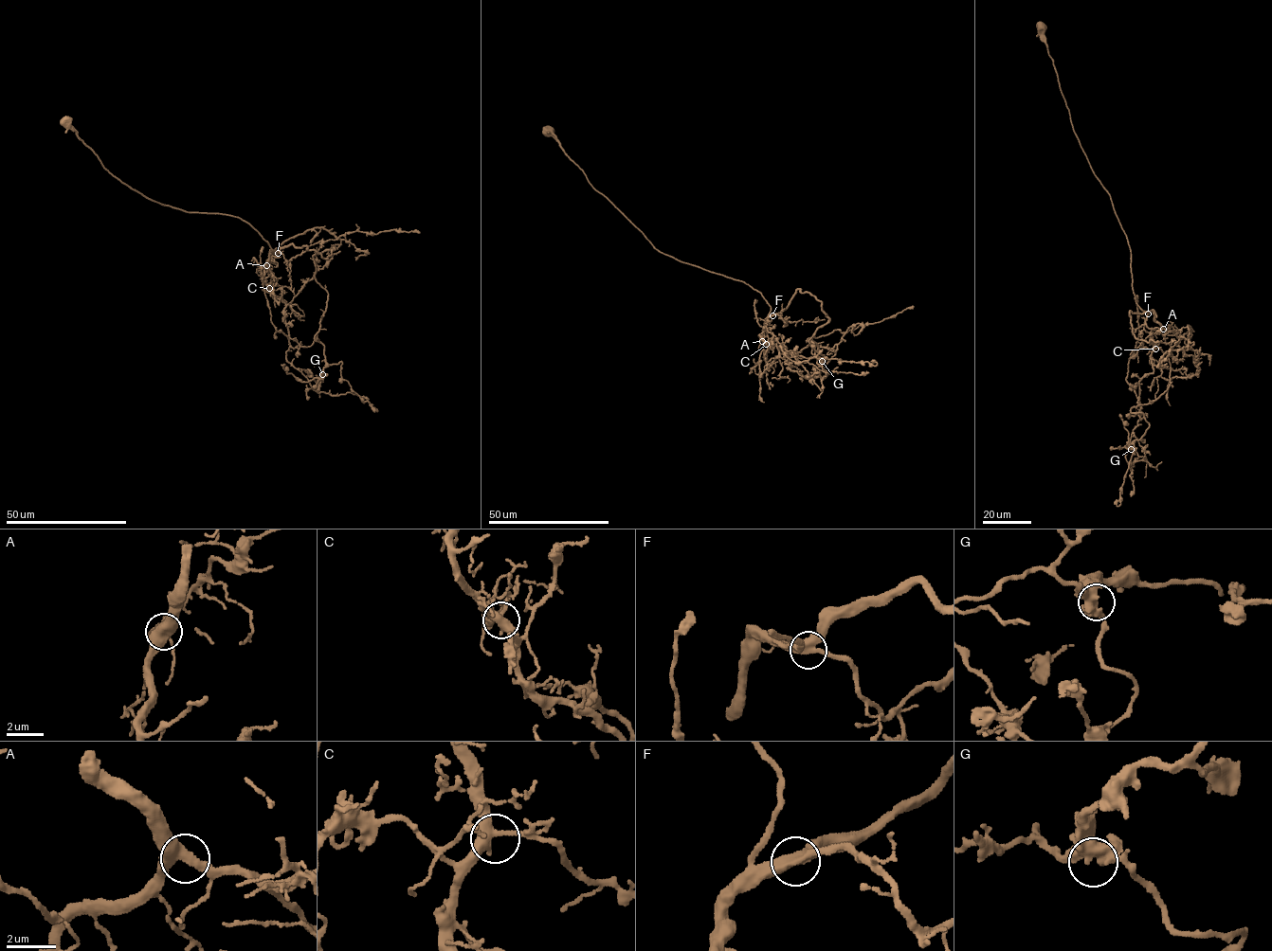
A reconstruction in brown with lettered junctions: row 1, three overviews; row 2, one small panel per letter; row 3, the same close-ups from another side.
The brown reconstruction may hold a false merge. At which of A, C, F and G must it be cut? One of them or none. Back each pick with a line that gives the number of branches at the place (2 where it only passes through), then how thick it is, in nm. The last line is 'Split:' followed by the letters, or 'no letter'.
Split: no letter

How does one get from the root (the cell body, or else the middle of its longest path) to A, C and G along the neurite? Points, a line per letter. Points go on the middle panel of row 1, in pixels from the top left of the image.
A: (548, 131), (594, 189), (639, 228), (655, 248), (682, 262), (737, 279), (760, 293), (771, 307), (762, 341)
C: (548, 131), (594, 189), (655, 248), (760, 293), (771, 307), (760, 340), (759, 335), (766, 344)
G: (548, 131), (655, 248), (760, 293), (771, 310), (760, 340), (822, 361)

